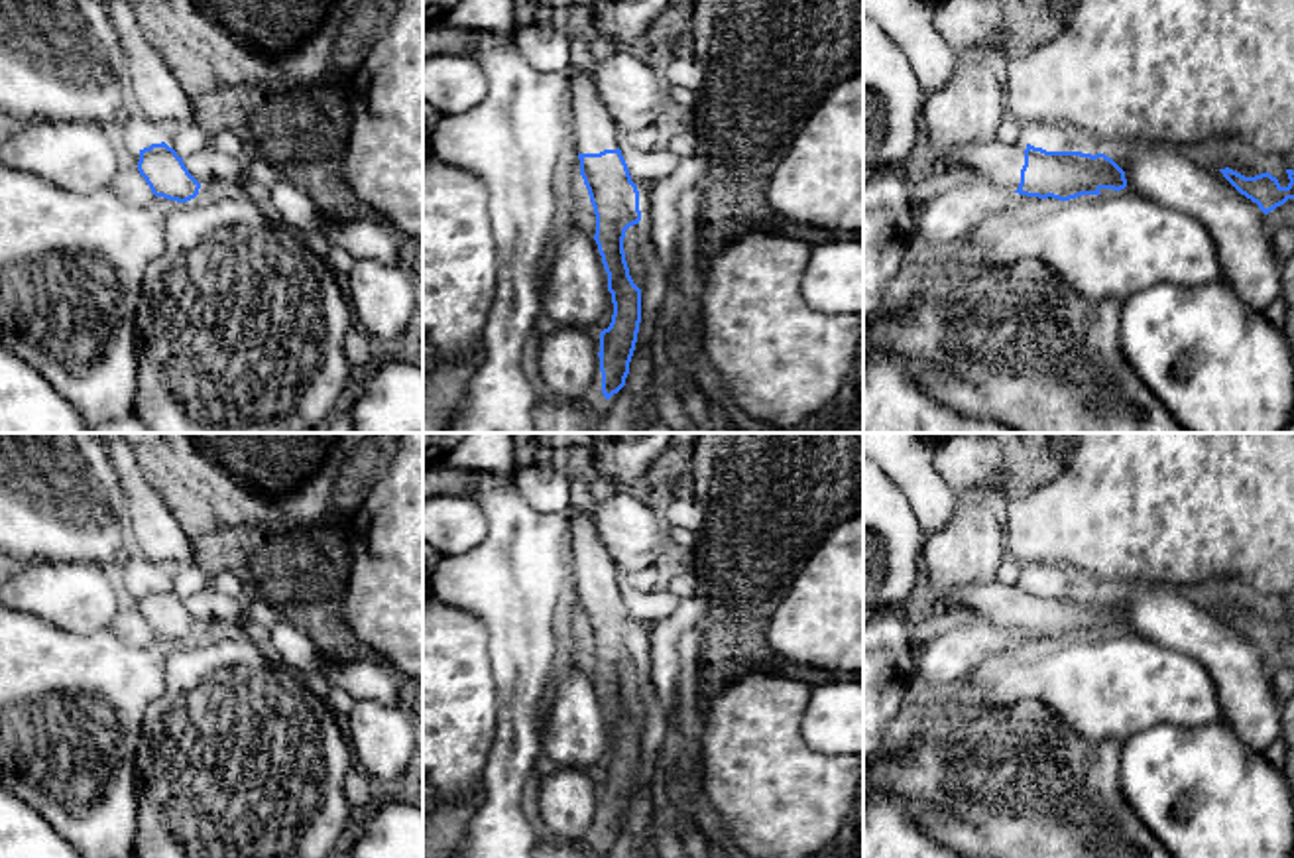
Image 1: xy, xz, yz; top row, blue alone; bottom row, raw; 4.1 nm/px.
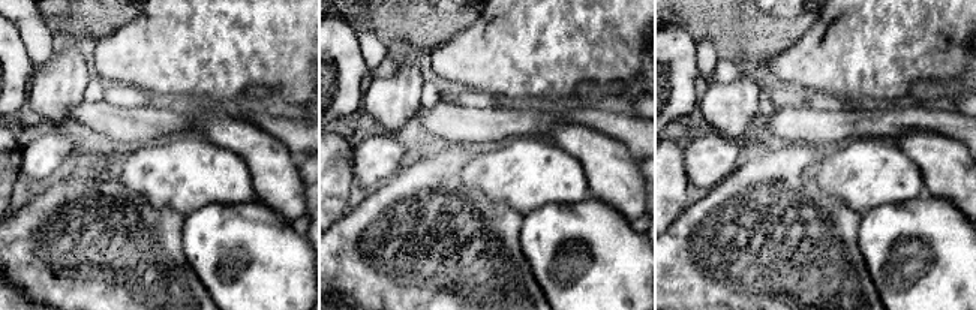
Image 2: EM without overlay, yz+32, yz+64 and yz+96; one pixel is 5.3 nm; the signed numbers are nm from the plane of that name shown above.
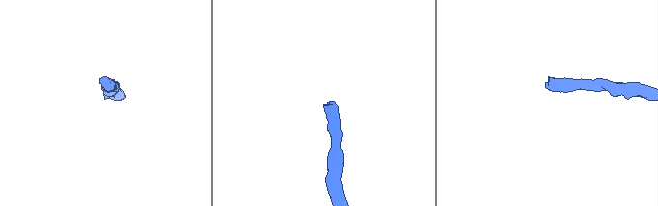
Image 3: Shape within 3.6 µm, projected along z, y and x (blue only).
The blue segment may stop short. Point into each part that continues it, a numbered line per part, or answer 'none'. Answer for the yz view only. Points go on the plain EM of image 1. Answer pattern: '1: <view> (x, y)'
1: yz (994, 601)

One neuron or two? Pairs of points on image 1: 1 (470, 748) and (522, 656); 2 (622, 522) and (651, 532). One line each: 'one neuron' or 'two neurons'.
1: two neurons
2: one neuron

